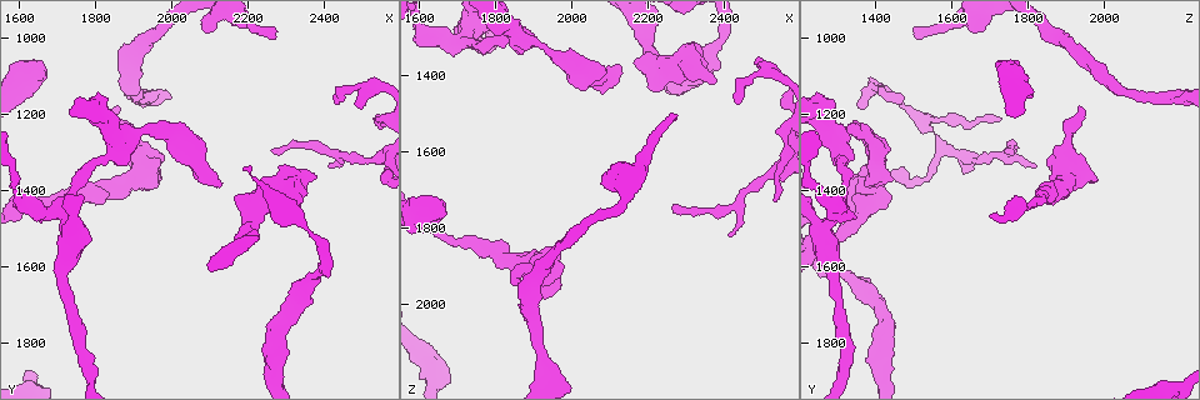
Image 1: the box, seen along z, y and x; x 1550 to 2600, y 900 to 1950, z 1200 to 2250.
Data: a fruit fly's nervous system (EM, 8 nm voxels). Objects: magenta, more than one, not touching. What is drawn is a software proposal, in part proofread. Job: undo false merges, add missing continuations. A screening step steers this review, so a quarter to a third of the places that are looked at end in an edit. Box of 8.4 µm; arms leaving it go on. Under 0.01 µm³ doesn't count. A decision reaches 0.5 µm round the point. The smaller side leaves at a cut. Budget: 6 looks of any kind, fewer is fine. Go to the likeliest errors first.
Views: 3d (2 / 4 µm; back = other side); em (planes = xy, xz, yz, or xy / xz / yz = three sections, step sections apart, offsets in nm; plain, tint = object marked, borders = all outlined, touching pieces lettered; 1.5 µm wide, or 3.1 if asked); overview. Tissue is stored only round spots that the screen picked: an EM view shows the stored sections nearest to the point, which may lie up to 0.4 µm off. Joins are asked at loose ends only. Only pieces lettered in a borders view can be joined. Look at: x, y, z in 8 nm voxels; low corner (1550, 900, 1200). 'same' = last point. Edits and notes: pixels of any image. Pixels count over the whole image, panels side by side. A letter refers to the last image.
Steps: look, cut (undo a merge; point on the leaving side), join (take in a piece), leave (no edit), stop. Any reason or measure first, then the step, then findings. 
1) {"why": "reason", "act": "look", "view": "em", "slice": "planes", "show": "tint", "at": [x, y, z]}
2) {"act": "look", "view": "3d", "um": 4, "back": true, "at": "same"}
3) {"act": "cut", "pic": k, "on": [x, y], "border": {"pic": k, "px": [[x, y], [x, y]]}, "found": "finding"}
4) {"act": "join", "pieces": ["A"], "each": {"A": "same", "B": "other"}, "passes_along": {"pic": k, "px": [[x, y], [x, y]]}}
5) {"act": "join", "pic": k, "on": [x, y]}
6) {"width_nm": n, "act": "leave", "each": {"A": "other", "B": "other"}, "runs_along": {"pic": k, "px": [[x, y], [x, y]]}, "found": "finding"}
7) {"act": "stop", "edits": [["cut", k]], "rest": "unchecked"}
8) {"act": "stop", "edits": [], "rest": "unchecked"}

{"why": "free end", "act": "look", "view": "3d", "um": 2, "at": [2275, 1295, 1745]}

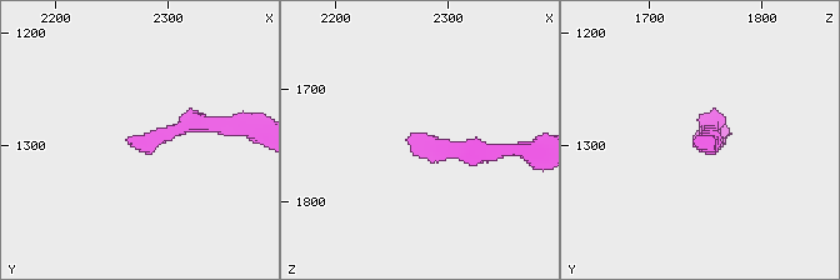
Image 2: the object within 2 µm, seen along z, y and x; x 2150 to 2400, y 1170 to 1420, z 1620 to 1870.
{"why": "now the EM", "act": "look", "view": "em", "slice": "planes", "show": "borders", "at": [2272, 1300, 1738]}

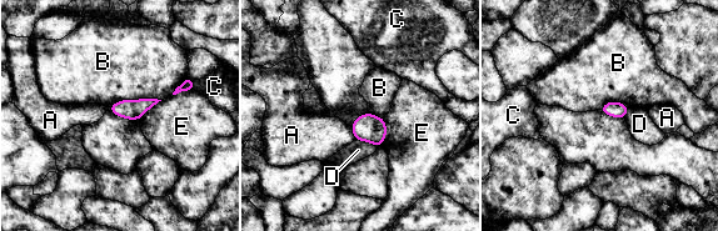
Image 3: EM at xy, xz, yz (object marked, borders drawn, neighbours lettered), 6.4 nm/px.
{"width_nm": 100, "act": "leave", "each": {"A": "other", "B": "other", "C": "other", "D": "other", "E": "other"}, "border": {"pic": 3, "px": [[160, 99], [121, 99], [108, 106]]}, "found": "no lettered piece goes on from it"}

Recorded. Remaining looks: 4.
{"why": "branch stops here", "act": "look", "view": "3d", "um": 4, "at": [2440, 1165, 1470]}

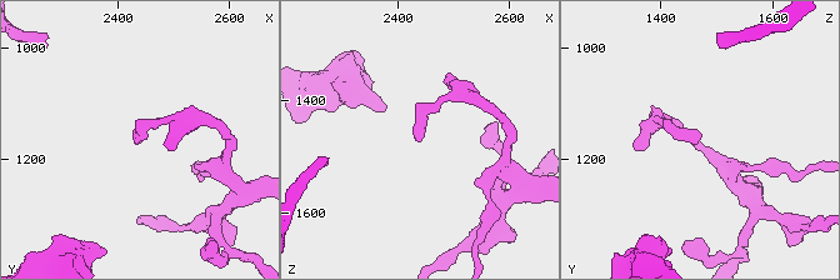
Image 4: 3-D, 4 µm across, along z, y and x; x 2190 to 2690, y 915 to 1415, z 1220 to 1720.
{"why": "need the tissue", "act": "look", "view": "em", "slice": "planes", "show": "plain", "at": [2445, 1165, 1465]}

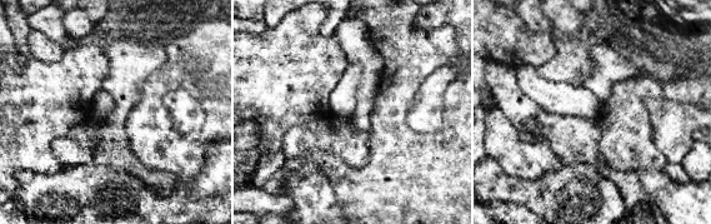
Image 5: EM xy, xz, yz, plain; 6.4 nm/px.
{"act": "look", "view": "em", "slice": "planes", "show": "borders", "at": "same"}

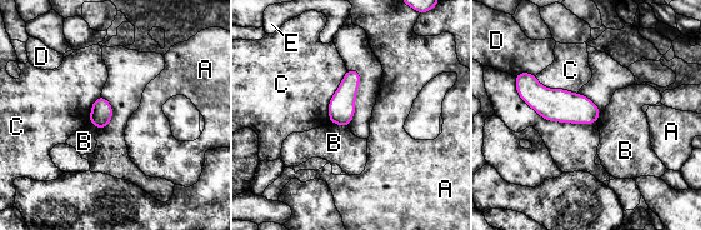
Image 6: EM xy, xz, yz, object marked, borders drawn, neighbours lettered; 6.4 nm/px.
{"longest_contact_nm": ["C", 360], "act": "leave", "each": {"A": "other", "B": "other", "C": "other", "D": "other", "E": "other"}, "border": {"pic": 6, "px": [[330, 120], [348, 126]]}, "found": "none of them fits"}

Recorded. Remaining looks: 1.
{"act": "stop", "edits": [], "rest": "unchecked"}

